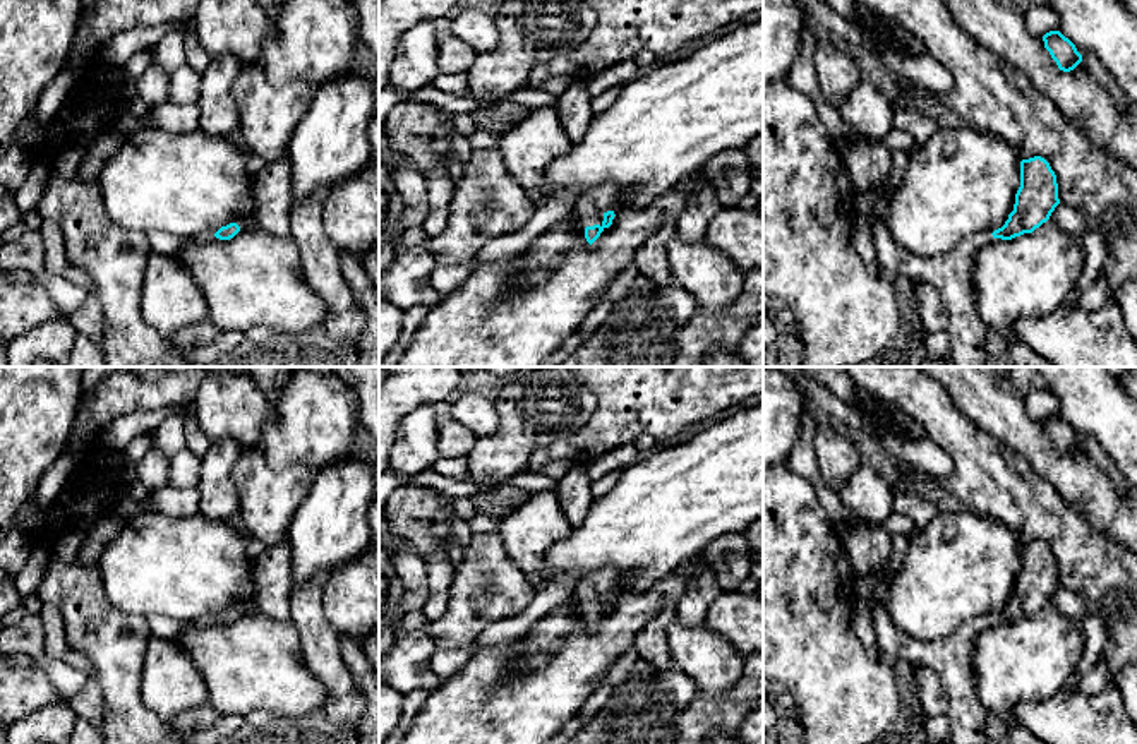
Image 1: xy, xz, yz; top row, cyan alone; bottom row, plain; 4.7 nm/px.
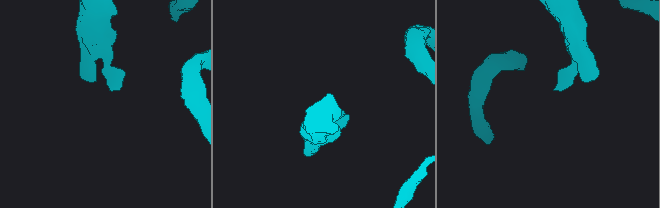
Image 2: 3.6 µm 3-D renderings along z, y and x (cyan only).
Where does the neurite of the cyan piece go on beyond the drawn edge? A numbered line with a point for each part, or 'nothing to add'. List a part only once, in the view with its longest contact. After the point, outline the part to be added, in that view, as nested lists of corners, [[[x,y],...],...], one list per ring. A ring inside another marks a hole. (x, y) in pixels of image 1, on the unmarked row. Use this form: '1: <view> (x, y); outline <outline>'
1: xz (589, 590); outline [[[611,566],[602,567],[576,585],[573,598],[581,603],[585,610],[593,610],[602,597],[612,593],[616,581],[616,571]]]

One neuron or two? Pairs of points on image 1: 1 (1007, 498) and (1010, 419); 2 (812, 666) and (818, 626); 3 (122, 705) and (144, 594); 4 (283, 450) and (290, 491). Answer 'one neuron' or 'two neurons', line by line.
1: two neurons
2: one neuron
3: two neurons
4: two neurons

